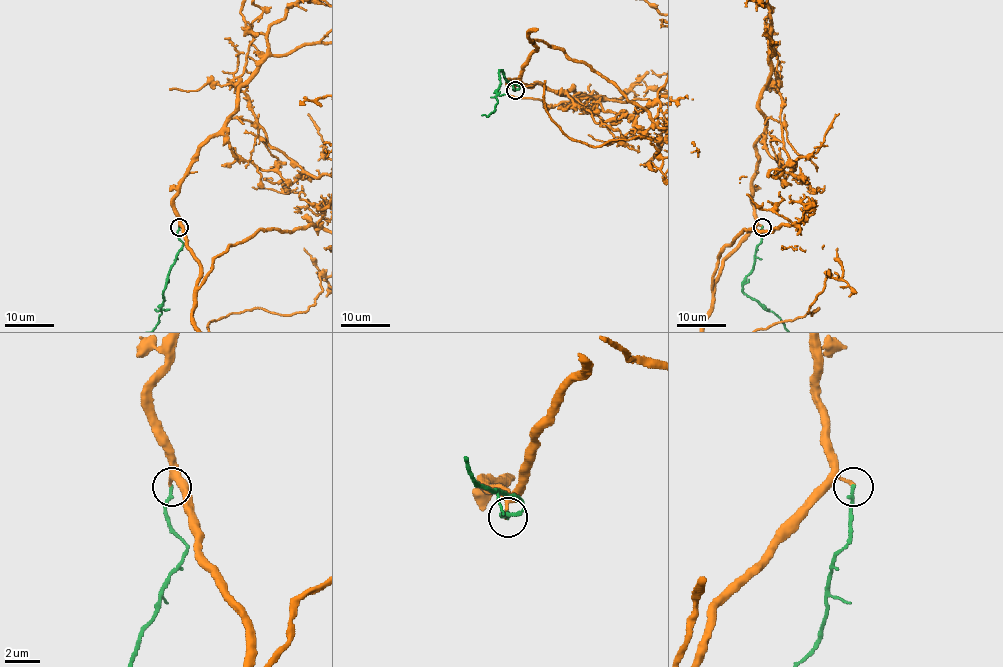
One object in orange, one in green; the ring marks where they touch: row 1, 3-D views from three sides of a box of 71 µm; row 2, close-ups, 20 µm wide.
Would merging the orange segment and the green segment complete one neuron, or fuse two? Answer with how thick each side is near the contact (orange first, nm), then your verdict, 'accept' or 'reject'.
calibres 170 and 200 nm; reject

